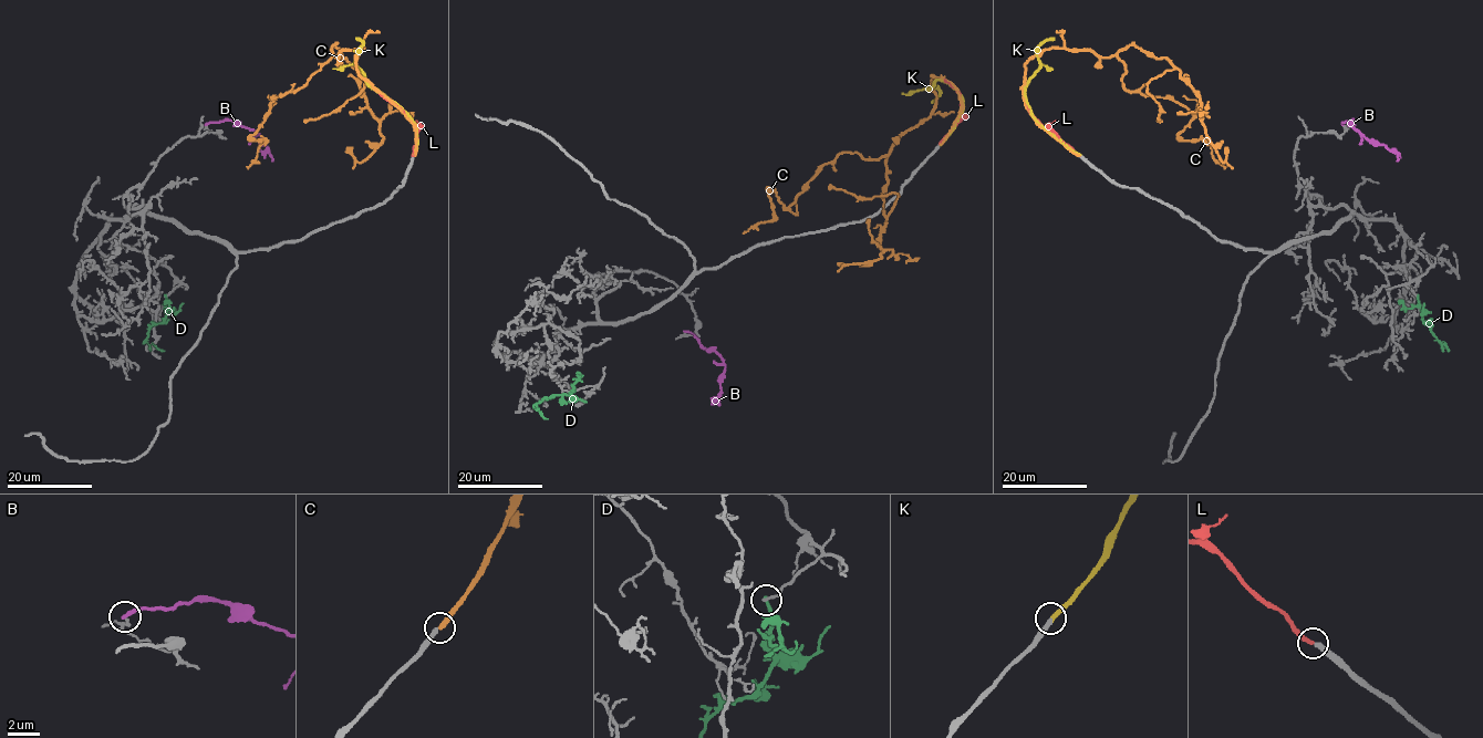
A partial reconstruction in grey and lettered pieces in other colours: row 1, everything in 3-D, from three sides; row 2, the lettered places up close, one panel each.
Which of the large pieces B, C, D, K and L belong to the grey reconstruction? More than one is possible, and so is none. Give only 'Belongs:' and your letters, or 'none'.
Belongs: K

